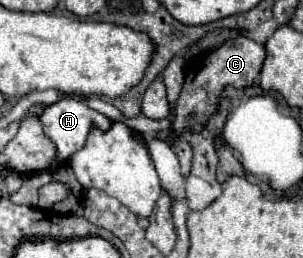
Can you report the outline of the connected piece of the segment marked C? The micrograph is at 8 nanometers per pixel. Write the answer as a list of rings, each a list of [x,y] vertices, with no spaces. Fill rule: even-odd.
[[[239,35],[231,41],[225,41],[221,47],[217,47],[211,55],[207,55],[207,59],[203,61],[203,67],[199,67],[195,71],[193,79],[187,79],[183,83],[181,95],[179,95],[175,109],[173,109],[173,127],[171,127],[173,133],[181,133],[183,129],[191,129],[191,125],[187,121],[189,115],[197,115],[193,119],[199,125],[205,125],[207,119],[217,113],[217,107],[219,107],[219,101],[221,101],[225,87],[233,85],[237,89],[245,89],[245,87],[253,85],[255,77],[261,71],[263,61],[265,61],[265,47],[261,43],[255,43],[253,39],[249,39],[245,35]]]

